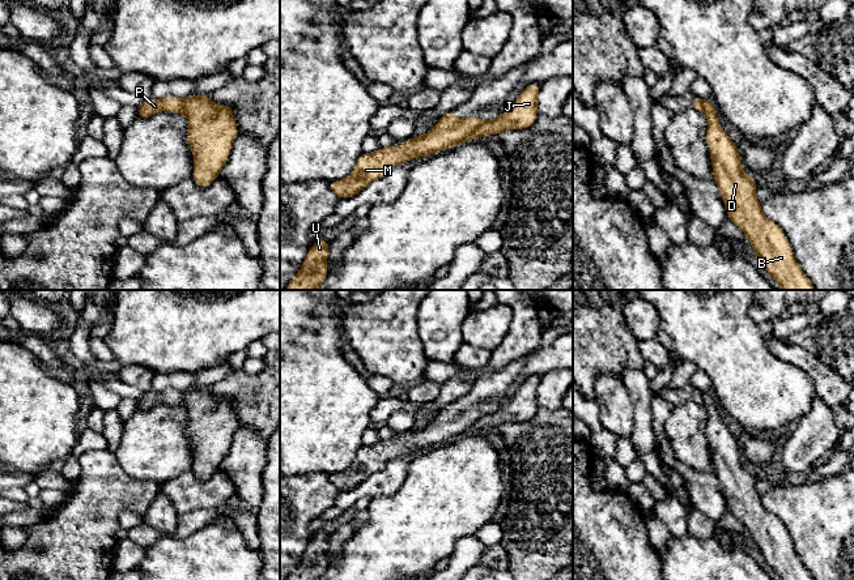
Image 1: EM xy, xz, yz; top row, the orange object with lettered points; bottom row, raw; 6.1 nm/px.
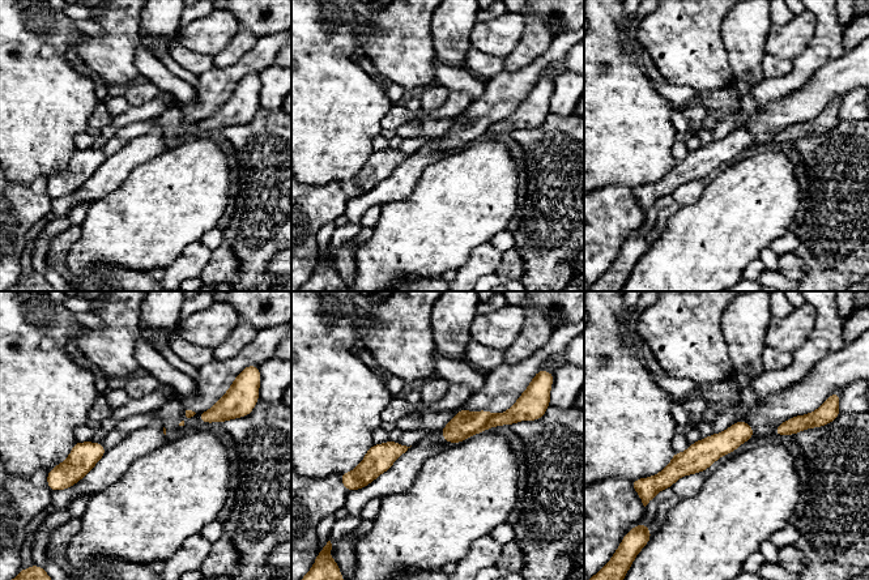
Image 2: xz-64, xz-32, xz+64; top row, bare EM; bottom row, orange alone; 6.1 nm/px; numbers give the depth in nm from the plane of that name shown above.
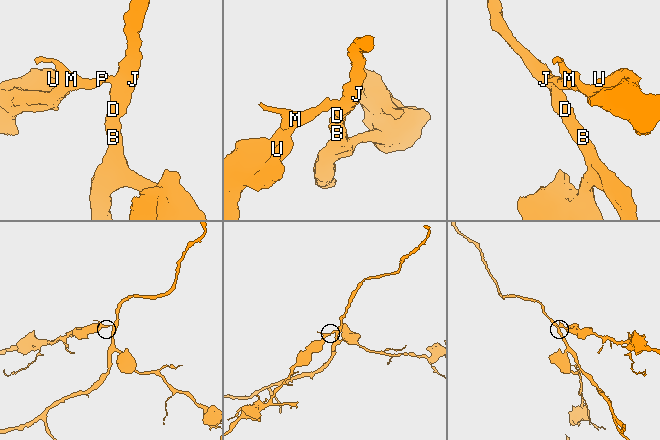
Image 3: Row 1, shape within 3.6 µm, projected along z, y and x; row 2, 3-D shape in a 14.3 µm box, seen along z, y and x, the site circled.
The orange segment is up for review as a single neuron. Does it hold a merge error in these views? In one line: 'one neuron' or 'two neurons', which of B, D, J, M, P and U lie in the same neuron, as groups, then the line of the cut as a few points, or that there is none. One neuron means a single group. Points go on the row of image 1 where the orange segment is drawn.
two neurons; B D J / M P U; cut in xz along (483, 120), (471, 137)

